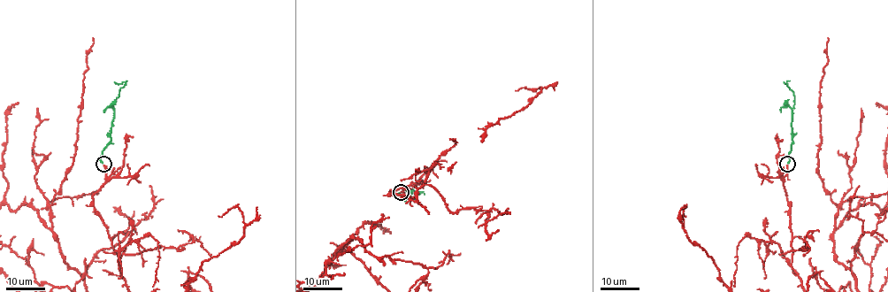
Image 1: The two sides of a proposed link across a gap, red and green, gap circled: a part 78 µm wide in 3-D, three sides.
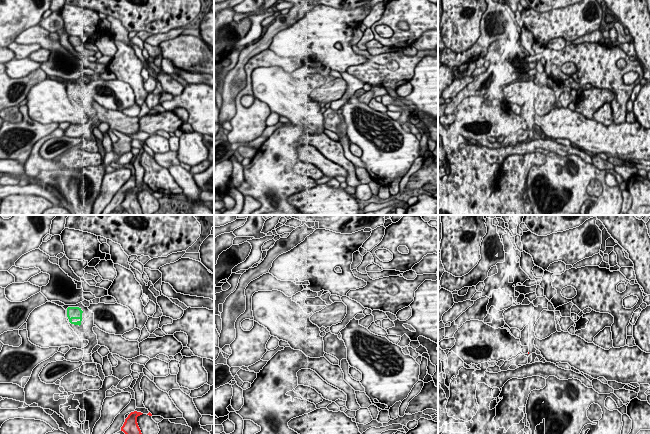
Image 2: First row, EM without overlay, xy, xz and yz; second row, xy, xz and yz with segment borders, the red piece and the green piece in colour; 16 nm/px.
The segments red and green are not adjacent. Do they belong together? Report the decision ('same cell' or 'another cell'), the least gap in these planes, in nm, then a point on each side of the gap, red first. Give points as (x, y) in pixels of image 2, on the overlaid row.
same cell; 1600 nm apart; from red across xy (131, 412), (79, 325)

